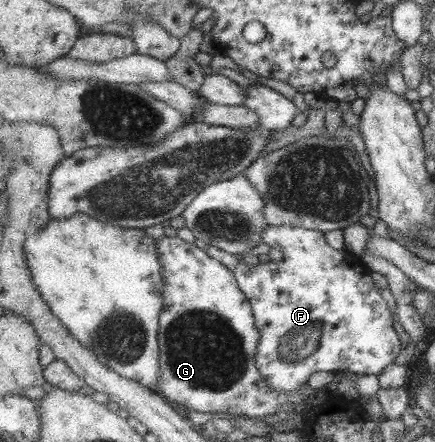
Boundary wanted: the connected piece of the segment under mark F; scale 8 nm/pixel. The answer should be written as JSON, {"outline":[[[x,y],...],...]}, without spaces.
{"outline":[[[268,226],[267,231],[264,232],[263,240],[269,247],[279,249],[283,253],[283,260],[276,263],[269,261],[268,263],[252,267],[246,266],[241,262],[234,271],[239,281],[240,290],[247,295],[248,300],[251,302],[253,313],[255,314],[255,324],[261,331],[261,342],[257,355],[259,370],[267,378],[269,386],[277,392],[300,391],[308,383],[312,373],[318,373],[318,371],[331,371],[333,373],[342,371],[354,374],[380,375],[402,353],[402,341],[400,341],[400,335],[394,329],[392,311],[390,311],[386,299],[382,297],[380,289],[374,285],[372,271],[361,261],[360,257],[355,256],[348,249],[334,250],[330,247],[326,243],[324,234],[322,231],[306,229],[302,226]]]}

